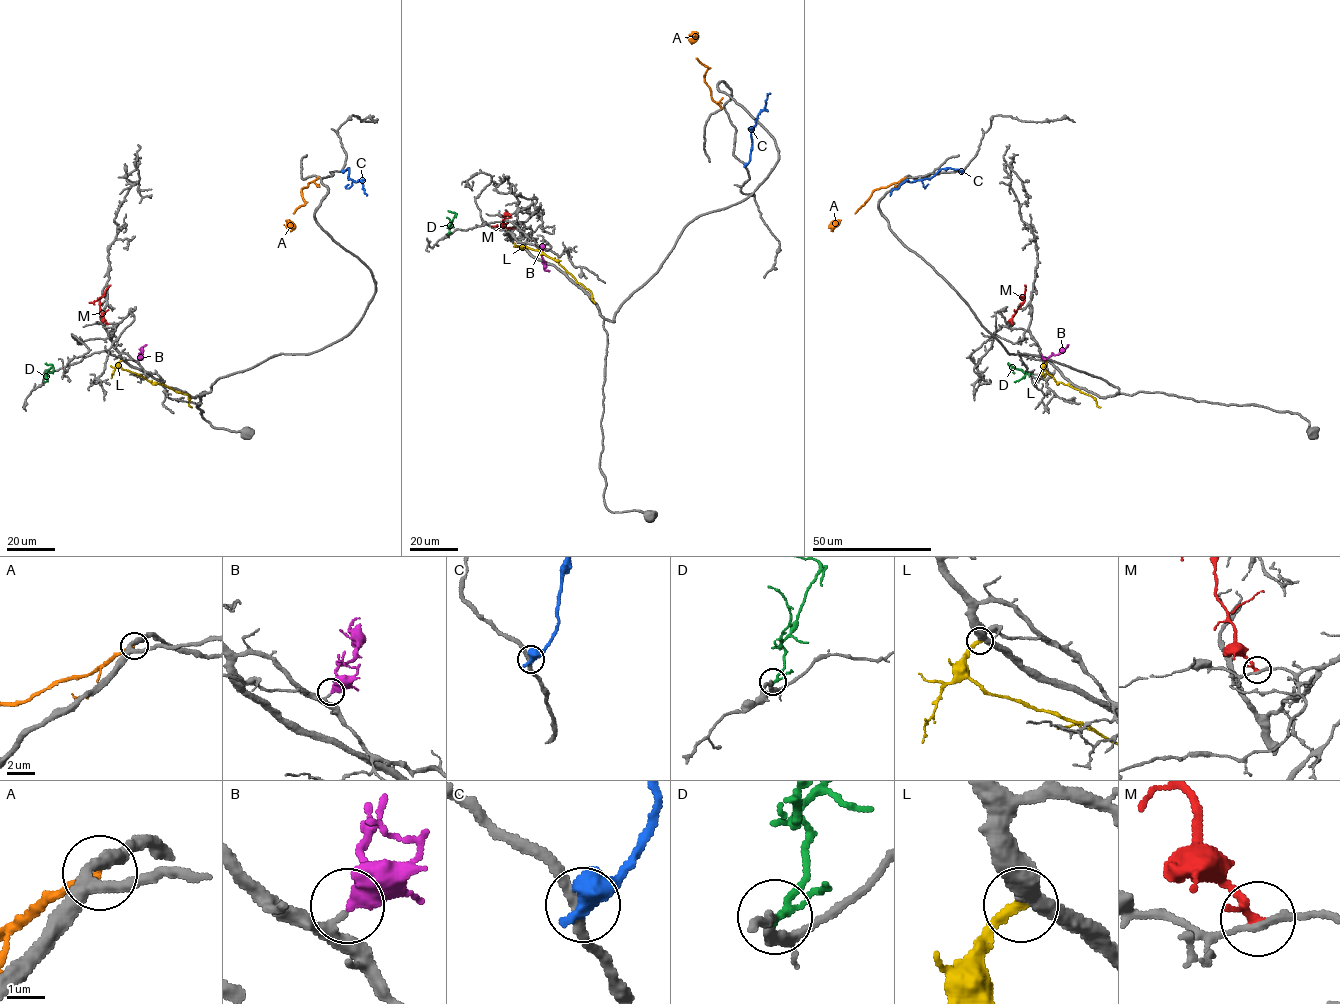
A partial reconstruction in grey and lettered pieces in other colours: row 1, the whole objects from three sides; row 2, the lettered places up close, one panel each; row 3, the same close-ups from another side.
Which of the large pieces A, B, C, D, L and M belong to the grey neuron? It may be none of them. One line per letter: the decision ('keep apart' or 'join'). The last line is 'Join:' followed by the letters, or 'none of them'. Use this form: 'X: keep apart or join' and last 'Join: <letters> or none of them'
A: keep apart
B: join
C: keep apart
D: keep apart
L: keep apart
M: keep apart
Join: B

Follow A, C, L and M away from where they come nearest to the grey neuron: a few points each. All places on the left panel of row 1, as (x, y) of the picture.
A: (318, 177), (302, 189), (305, 204), (288, 220), (290, 226), (284, 224)
C: (342, 171), (348, 168), (349, 179), (361, 181), (366, 195)
L: (121, 360), (119, 365), (122, 368), (187, 394), (192, 407)
M: (107, 324), (100, 310), (99, 300), (110, 285)

